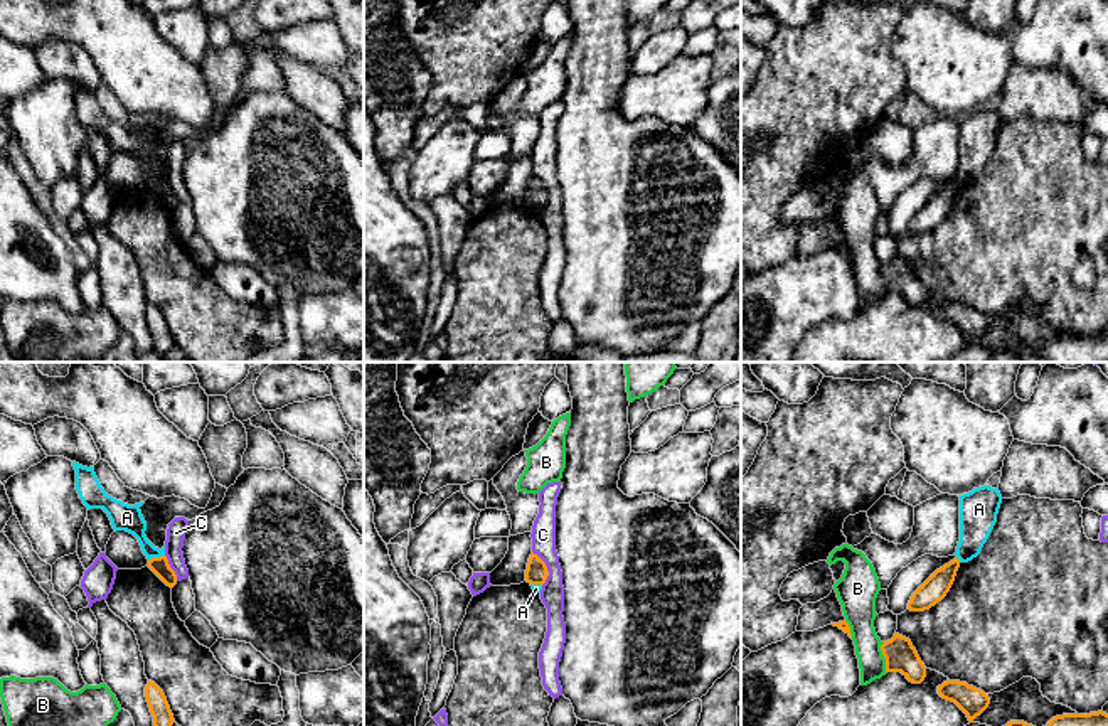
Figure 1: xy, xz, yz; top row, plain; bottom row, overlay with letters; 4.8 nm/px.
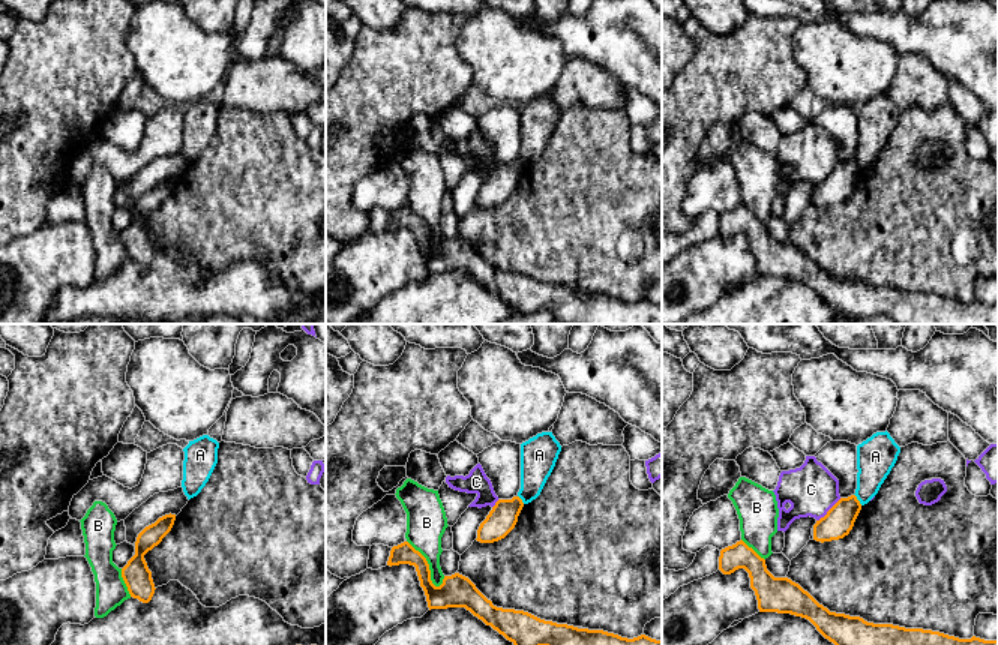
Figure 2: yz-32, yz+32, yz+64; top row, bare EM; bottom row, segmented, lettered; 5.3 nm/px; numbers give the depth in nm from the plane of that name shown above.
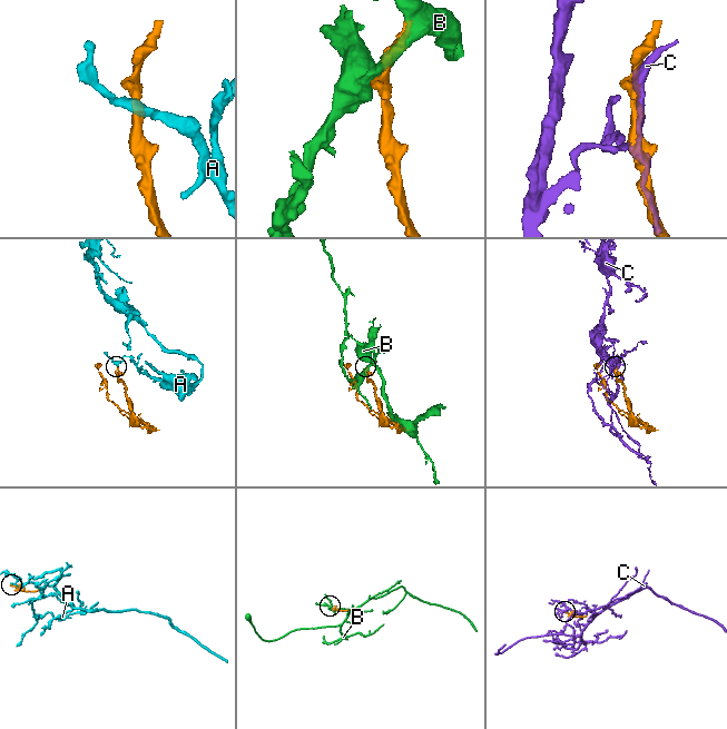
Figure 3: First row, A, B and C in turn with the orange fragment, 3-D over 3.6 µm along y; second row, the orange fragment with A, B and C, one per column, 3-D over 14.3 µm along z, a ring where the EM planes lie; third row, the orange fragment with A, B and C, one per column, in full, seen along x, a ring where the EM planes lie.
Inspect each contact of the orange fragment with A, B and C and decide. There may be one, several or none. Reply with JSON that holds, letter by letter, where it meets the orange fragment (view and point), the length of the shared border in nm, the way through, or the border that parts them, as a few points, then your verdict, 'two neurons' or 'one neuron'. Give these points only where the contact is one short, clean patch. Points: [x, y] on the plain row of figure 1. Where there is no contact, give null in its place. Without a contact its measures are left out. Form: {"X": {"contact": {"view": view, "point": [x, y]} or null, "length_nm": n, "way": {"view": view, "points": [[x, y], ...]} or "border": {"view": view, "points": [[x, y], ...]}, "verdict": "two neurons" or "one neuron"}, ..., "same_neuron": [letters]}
{"A": {"contact": {"view": "xy", "point": [155, 181]}, "length_nm": 80, "border": {"view": "xy", "points": [[164, 177], [149, 182]]}, "verdict": "two neurons"}, "B": {"contact": {"view": "yz", "point": [884, 280]}, "length_nm": 150, "verdict": "two neurons"}, "C": {"contact": {"view": "xz", "point": [546, 191]}, "length_nm": 180, "border": {"view": "xz", "points": [[532, 174], [548, 194], [543, 208]]}, "verdict": "two neurons"}, "same_neuron": []}

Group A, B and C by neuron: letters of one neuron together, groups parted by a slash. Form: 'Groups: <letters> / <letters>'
Groups: A / B / C

